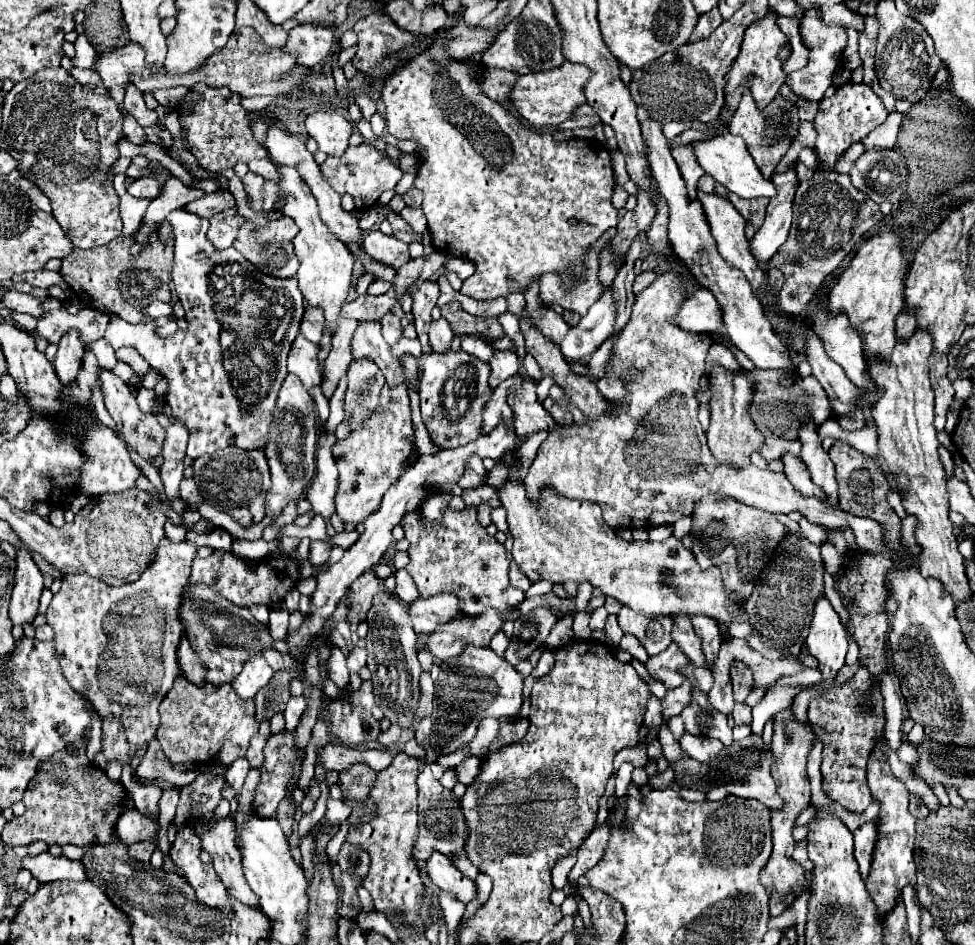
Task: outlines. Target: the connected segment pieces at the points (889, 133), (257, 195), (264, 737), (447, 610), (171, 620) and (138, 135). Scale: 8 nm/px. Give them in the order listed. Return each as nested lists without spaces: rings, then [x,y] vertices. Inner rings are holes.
[[[893,112],[887,116],[887,120],[877,126],[865,140],[863,140],[863,146],[865,150],[881,150],[881,148],[895,148],[895,142],[897,142],[897,132],[899,132],[899,126],[901,126],[901,120],[903,120],[903,114],[899,112]]]
[[[247,172],[247,176],[243,178],[243,186],[245,186],[245,192],[251,196],[251,208],[255,212],[261,210],[261,186],[263,186],[263,178],[259,174],[253,174],[253,172]]]
[[[263,720],[261,726],[259,726],[257,736],[251,740],[251,746],[249,746],[247,754],[245,754],[245,758],[251,764],[251,768],[259,768],[259,764],[263,760],[263,748],[265,748],[269,736],[271,736],[271,732],[269,732],[269,720]]]
[[[437,594],[433,598],[417,598],[409,606],[413,630],[417,634],[431,634],[435,626],[447,624],[453,618],[459,618],[457,598],[449,594]]]
[[[163,538],[155,560],[145,568],[139,580],[129,582],[125,586],[109,586],[97,578],[87,574],[67,574],[63,576],[61,590],[53,596],[47,608],[47,624],[55,632],[55,656],[61,662],[63,674],[69,686],[83,694],[95,708],[95,712],[103,718],[103,754],[107,760],[121,760],[121,782],[136,809],[144,814],[158,818],[158,802],[162,791],[157,787],[147,787],[132,781],[131,760],[137,756],[139,748],[149,744],[155,736],[159,726],[159,712],[157,706],[171,690],[173,680],[181,674],[177,662],[177,648],[181,642],[181,620],[179,620],[179,606],[183,600],[183,588],[189,582],[191,562],[197,556],[197,546],[183,540],[179,544]]]
[[[125,116],[123,134],[125,134],[125,138],[127,138],[129,142],[133,142],[133,144],[145,144],[148,142],[144,129],[141,128],[141,126],[137,124],[137,120],[131,118],[131,116]]]

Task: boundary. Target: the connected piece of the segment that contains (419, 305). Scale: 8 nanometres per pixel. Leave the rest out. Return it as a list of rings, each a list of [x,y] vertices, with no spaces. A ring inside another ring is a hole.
[[[423,282],[419,290],[413,294],[413,316],[415,316],[415,330],[417,338],[421,340],[423,354],[431,354],[431,346],[427,340],[427,330],[431,324],[431,310],[435,308],[439,298],[439,284],[437,282]]]

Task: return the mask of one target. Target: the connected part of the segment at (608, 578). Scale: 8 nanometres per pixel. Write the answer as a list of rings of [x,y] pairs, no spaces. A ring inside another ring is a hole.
[[[513,454],[505,456],[505,460],[509,464],[509,474],[505,484],[499,488],[499,500],[507,510],[507,524],[513,534],[513,560],[517,560],[517,566],[531,582],[589,582],[605,596],[611,596],[623,606],[631,606],[635,612],[645,616],[685,612],[689,616],[705,614],[727,626],[733,620],[747,622],[745,612],[741,612],[743,604],[725,592],[719,568],[701,572],[693,560],[693,552],[687,550],[681,540],[671,536],[663,542],[625,542],[607,526],[607,558],[599,558],[589,552],[589,546],[597,546],[599,542],[593,532],[595,520],[591,516],[597,516],[597,512],[593,512],[593,504],[561,498],[547,486],[541,488],[541,496],[537,500],[529,500],[523,478],[517,474],[521,464]],[[583,546],[587,546],[587,552],[583,552]]]

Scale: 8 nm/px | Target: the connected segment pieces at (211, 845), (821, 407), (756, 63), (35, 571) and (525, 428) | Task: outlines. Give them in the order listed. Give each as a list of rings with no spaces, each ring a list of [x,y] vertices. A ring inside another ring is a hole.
[[[231,818],[219,820],[213,828],[205,828],[209,820],[201,820],[201,828],[197,828],[195,834],[203,840],[203,850],[211,854],[213,868],[225,888],[231,892],[231,896],[245,906],[259,908],[259,898],[249,888],[241,872],[241,856],[237,856],[237,846],[233,844],[233,828],[229,828],[229,820]]]
[[[753,368],[749,372],[745,370],[743,376],[749,378],[753,388],[753,402],[749,406],[749,414],[757,430],[763,432],[763,436],[793,440],[797,438],[797,428],[801,426],[801,420],[805,420],[805,416],[813,416],[817,424],[823,424],[831,414],[831,404],[815,376],[809,376],[805,380],[797,378],[797,384],[793,384],[793,388],[777,388],[777,372],[761,372]]]
[[[769,10],[769,14],[763,20],[759,20],[757,24],[751,24],[745,30],[741,52],[735,58],[731,70],[725,74],[725,108],[721,110],[721,116],[717,118],[717,126],[729,124],[729,120],[731,120],[731,116],[739,104],[739,90],[743,90],[743,88],[751,90],[751,96],[753,96],[759,110],[765,108],[769,104],[769,100],[775,98],[777,90],[783,86],[785,76],[787,76],[781,70],[783,62],[781,60],[777,62],[777,48],[781,48],[781,44],[787,44],[787,40],[789,38],[775,24],[775,12],[773,10]]]
[[[27,548],[17,550],[17,572],[15,586],[9,604],[9,618],[15,626],[31,624],[39,612],[39,596],[43,592],[43,574],[31,558]]]
[[[523,378],[519,386],[511,386],[507,390],[507,404],[513,410],[513,428],[519,438],[527,438],[543,428],[549,430],[555,424],[555,420],[537,398],[531,378]]]

